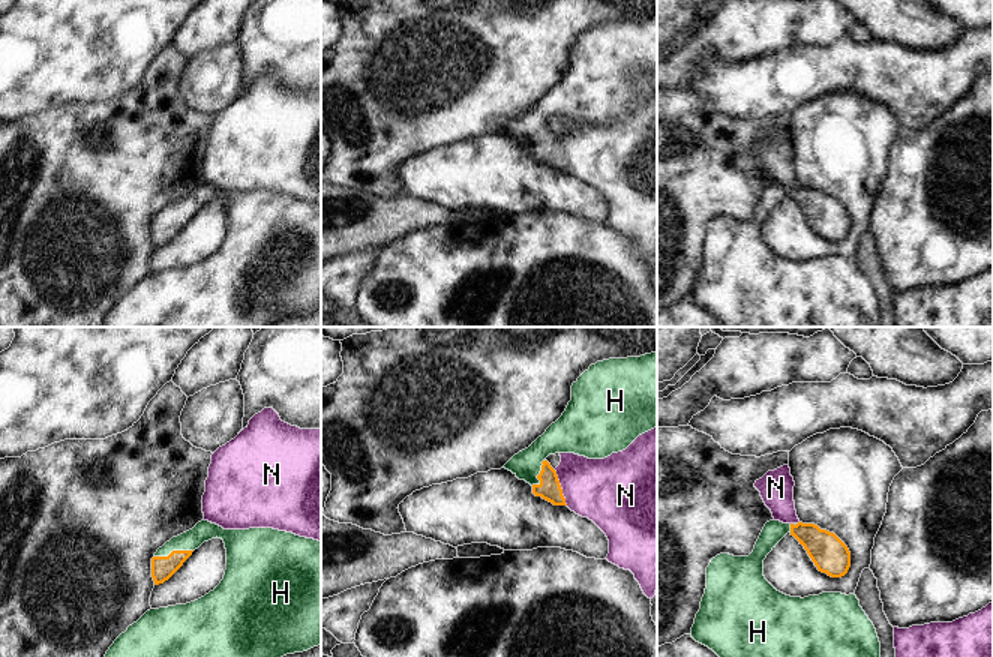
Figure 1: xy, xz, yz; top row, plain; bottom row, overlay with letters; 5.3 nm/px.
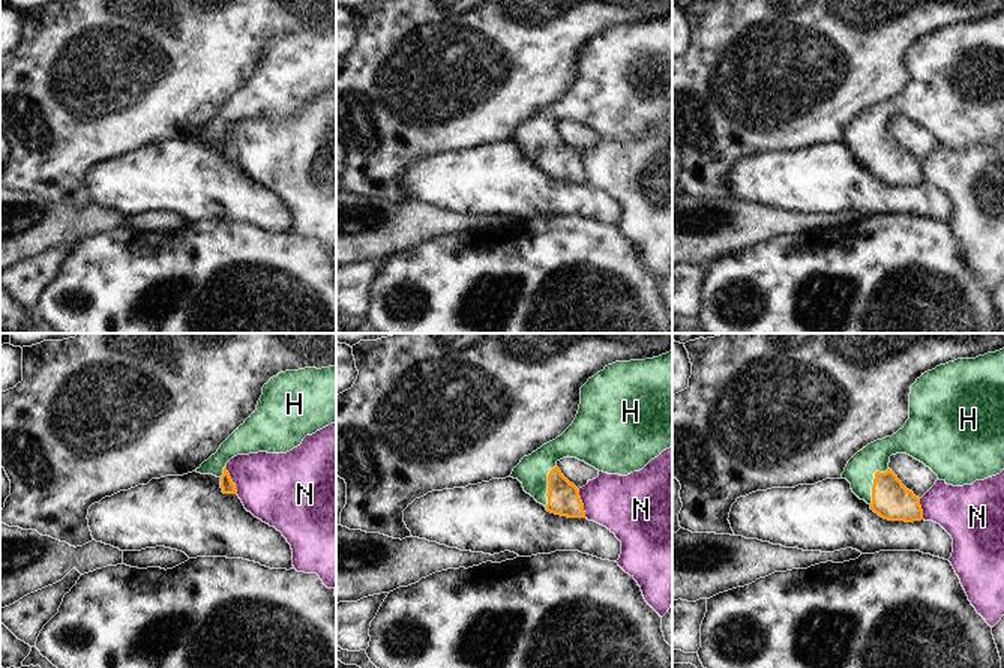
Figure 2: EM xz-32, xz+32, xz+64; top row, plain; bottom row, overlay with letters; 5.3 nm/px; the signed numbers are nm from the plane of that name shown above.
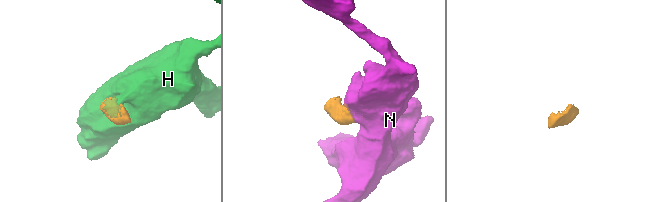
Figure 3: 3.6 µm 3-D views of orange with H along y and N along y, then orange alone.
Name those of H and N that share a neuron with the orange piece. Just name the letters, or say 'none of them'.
H

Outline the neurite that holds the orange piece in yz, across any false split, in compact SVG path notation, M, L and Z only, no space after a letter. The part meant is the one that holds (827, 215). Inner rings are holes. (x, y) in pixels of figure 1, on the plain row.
M770 184L748 220L720 218L711 224L692 302L724 327L882 327L876 292L855 258L790 261L765 243L764 224L788 196L804 210L819 236L831 242L848 237L850 216L834 196L814 188Z

